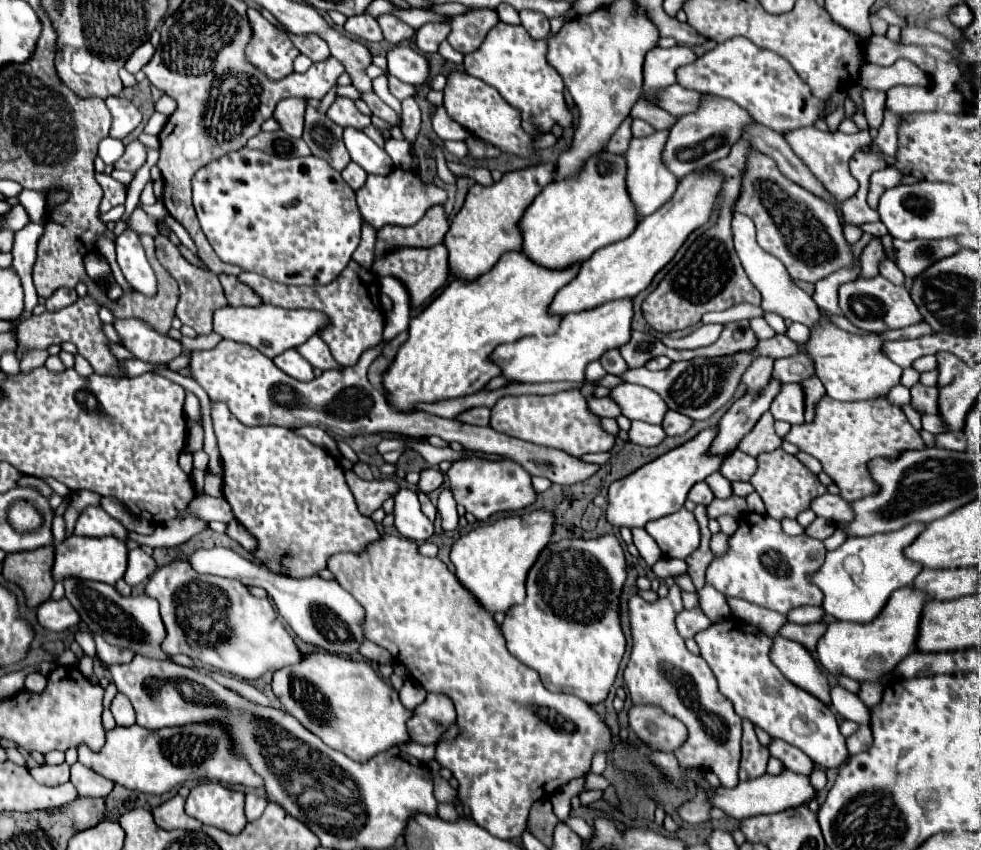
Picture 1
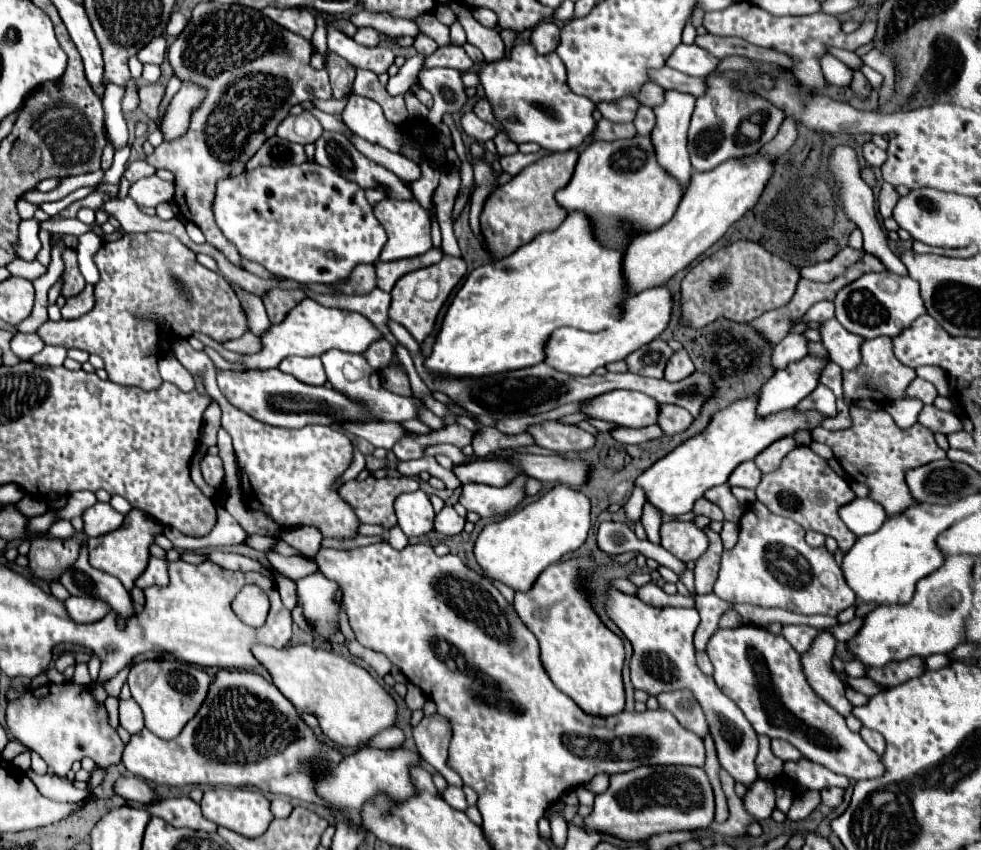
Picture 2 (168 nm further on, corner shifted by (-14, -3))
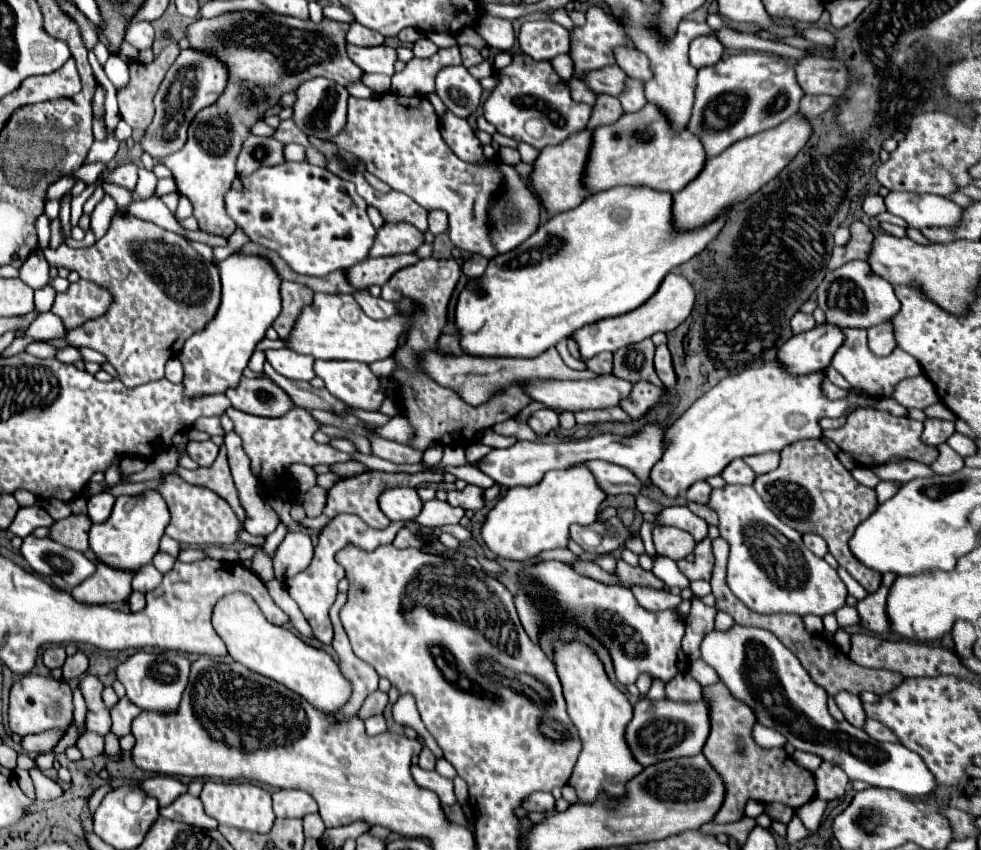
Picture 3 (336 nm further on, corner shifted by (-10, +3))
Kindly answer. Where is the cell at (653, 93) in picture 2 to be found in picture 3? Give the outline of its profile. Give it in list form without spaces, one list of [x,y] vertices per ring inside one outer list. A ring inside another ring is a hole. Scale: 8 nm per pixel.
[[[611,64],[611,66],[605,66],[601,70],[591,70],[583,76],[585,84],[601,94],[601,92],[607,92],[611,96],[619,96],[623,92],[623,86],[625,86],[625,80],[627,80],[627,74],[623,70],[619,70],[619,66]]]

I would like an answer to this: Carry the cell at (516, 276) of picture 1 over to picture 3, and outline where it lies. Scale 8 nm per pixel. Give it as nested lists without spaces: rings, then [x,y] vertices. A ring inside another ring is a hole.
[[[615,186],[615,188],[609,188],[609,190],[603,190],[603,192],[597,192],[593,196],[589,196],[585,202],[581,202],[577,208],[571,208],[571,210],[565,210],[561,214],[555,214],[549,222],[541,224],[535,234],[531,234],[521,246],[517,246],[515,250],[507,252],[507,254],[499,254],[495,258],[489,260],[487,264],[487,270],[485,274],[479,278],[479,286],[483,286],[485,294],[483,296],[477,296],[477,294],[471,294],[471,284],[465,286],[465,290],[461,292],[459,296],[459,302],[457,302],[457,308],[455,308],[455,322],[457,322],[457,328],[459,328],[459,334],[461,334],[461,346],[467,354],[471,356],[511,356],[511,358],[535,358],[539,356],[543,350],[555,346],[559,340],[565,340],[567,336],[575,334],[575,330],[579,330],[581,326],[585,326],[587,322],[597,322],[599,318],[611,318],[611,316],[617,316],[617,314],[627,314],[635,308],[639,308],[643,302],[647,302],[659,288],[659,284],[663,282],[663,278],[677,266],[681,266],[683,262],[691,260],[693,256],[701,254],[703,248],[707,248],[707,244],[721,232],[725,220],[727,220],[727,214],[731,212],[729,210],[723,210],[723,214],[719,214],[715,220],[707,222],[705,226],[701,228],[695,228],[695,230],[677,230],[673,226],[673,196],[669,192],[659,192],[659,190],[653,190],[649,186]]]

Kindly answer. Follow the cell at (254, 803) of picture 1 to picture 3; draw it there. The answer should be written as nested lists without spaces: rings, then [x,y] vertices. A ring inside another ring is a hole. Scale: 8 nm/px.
[[[275,790],[273,810],[279,818],[303,818],[305,814],[317,812],[317,802],[305,790]]]

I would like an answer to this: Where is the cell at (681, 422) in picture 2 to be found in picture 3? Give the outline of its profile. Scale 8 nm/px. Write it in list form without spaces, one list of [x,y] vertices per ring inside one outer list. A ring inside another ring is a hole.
[[[637,382],[631,388],[631,394],[619,402],[619,408],[623,408],[631,418],[641,418],[651,406],[655,406],[655,398],[663,394],[661,388],[657,388],[651,382]]]

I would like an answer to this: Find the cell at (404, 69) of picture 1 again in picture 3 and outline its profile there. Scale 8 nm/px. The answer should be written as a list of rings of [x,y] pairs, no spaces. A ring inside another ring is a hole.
[[[447,66],[437,74],[437,96],[459,118],[469,118],[481,102],[481,84],[463,66]]]

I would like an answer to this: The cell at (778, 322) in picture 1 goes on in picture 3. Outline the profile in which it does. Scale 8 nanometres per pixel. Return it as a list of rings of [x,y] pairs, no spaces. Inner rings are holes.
[[[865,260],[847,262],[837,270],[829,270],[817,286],[817,304],[827,314],[827,322],[841,328],[871,328],[883,320],[893,318],[899,312],[899,300],[893,286],[879,278]]]

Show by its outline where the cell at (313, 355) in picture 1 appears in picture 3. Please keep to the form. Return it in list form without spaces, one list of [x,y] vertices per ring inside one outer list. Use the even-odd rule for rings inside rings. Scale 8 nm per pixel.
[[[315,362],[315,376],[325,382],[325,388],[331,392],[331,396],[339,398],[351,408],[375,412],[385,398],[379,390],[379,378],[369,370],[369,366],[363,366],[361,362]]]

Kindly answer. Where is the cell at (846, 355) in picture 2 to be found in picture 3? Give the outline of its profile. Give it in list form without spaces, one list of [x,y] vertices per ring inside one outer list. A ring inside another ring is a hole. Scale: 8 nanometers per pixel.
[[[843,328],[843,332],[847,334],[847,342],[837,350],[837,354],[831,360],[831,366],[845,376],[845,380],[851,384],[851,388],[861,390],[873,398],[891,398],[895,386],[901,380],[921,374],[919,362],[915,362],[915,358],[909,356],[905,350],[895,348],[889,356],[881,358],[881,356],[875,356],[867,348],[867,330],[845,330]]]

